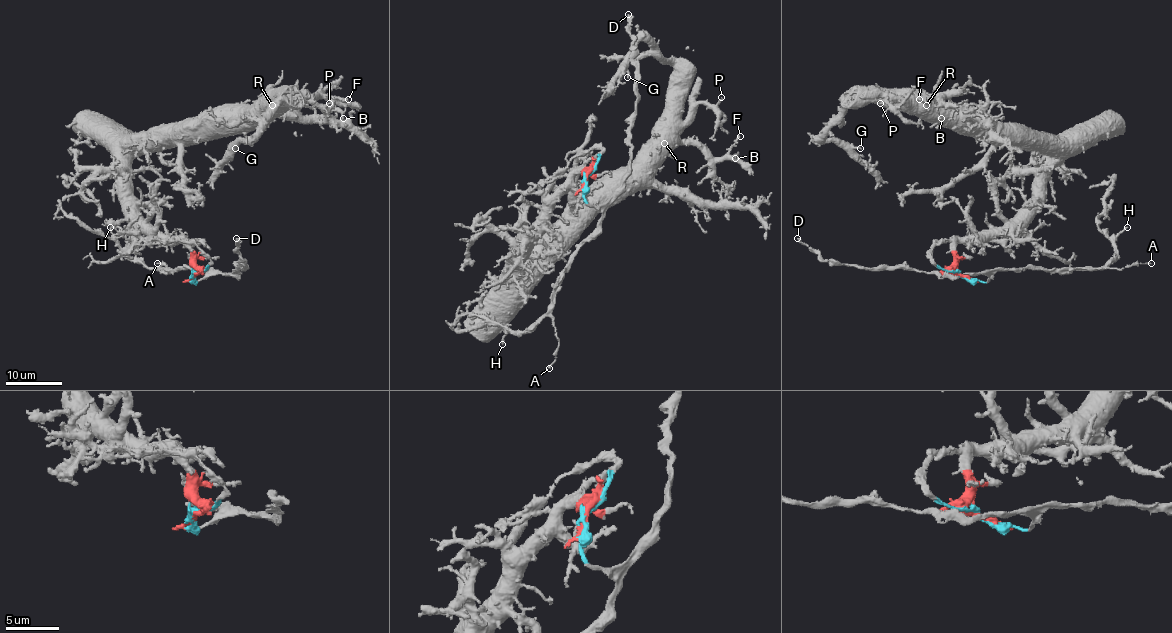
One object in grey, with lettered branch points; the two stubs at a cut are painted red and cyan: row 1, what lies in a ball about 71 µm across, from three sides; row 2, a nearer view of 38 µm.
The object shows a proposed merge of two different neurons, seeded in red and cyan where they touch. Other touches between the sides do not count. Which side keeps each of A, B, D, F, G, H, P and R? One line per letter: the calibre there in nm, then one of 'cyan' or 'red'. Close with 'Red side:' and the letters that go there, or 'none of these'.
A: 160 nm thick; cyan
B: 200 nm thick; red
D: 360 nm thick; cyan
F: 260 nm thick; red
G: 240 nm thick; red
H: 190 nm thick; cyan
P: 160 nm thick; red
R: 160 nm thick; red
Red side: B, F, G, P, R

